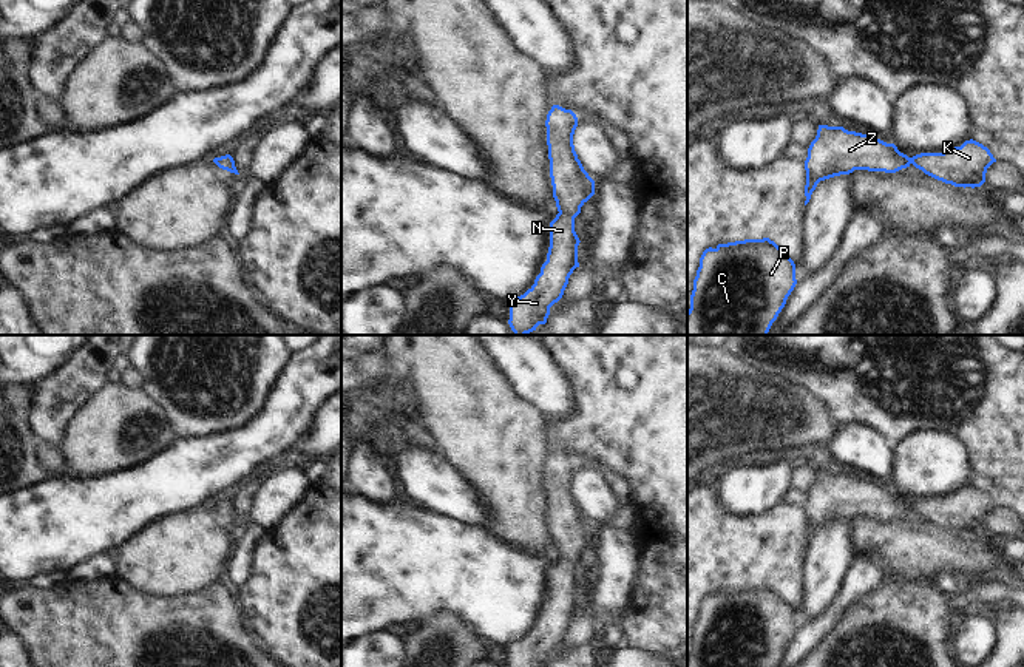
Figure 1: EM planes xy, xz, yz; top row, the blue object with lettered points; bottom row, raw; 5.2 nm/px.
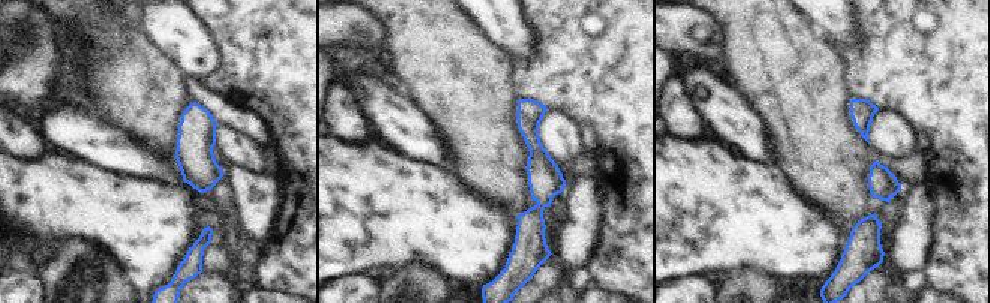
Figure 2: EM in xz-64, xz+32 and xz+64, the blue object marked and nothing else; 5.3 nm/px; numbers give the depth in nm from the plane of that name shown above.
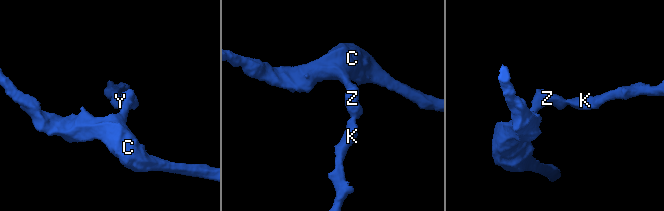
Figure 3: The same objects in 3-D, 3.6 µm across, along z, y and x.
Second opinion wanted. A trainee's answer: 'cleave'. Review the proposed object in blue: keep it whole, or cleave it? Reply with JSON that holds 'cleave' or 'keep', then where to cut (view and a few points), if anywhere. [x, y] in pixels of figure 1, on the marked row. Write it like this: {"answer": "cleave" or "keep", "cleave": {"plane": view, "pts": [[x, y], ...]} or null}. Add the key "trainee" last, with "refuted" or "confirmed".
{"answer": "keep", "cleave": null, "trainee": "refuted"}

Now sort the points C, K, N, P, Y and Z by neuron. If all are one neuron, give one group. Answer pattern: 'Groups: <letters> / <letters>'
Groups: C K N P Y Z

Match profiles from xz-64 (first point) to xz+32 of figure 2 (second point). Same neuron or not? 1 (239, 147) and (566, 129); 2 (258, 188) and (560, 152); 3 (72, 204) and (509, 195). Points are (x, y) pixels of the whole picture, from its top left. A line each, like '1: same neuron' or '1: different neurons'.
1: same neuron
2: different neurons
3: different neurons

